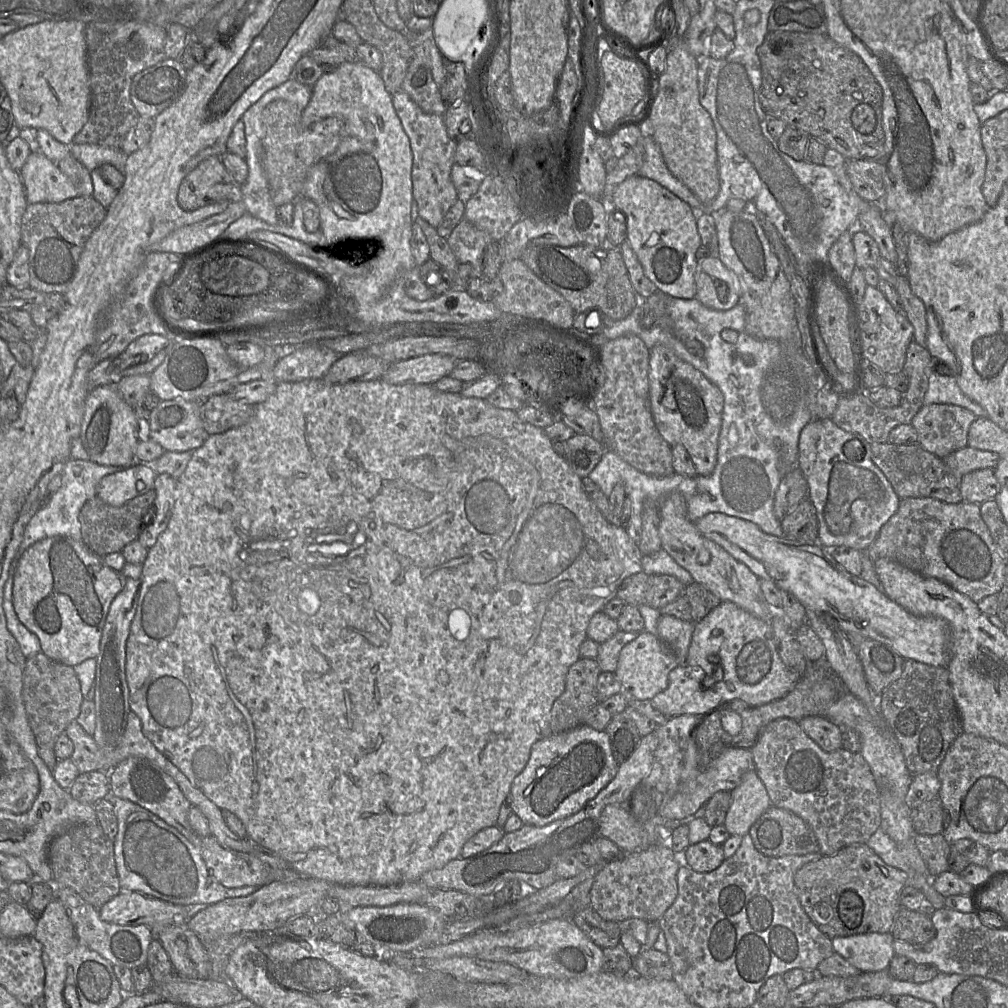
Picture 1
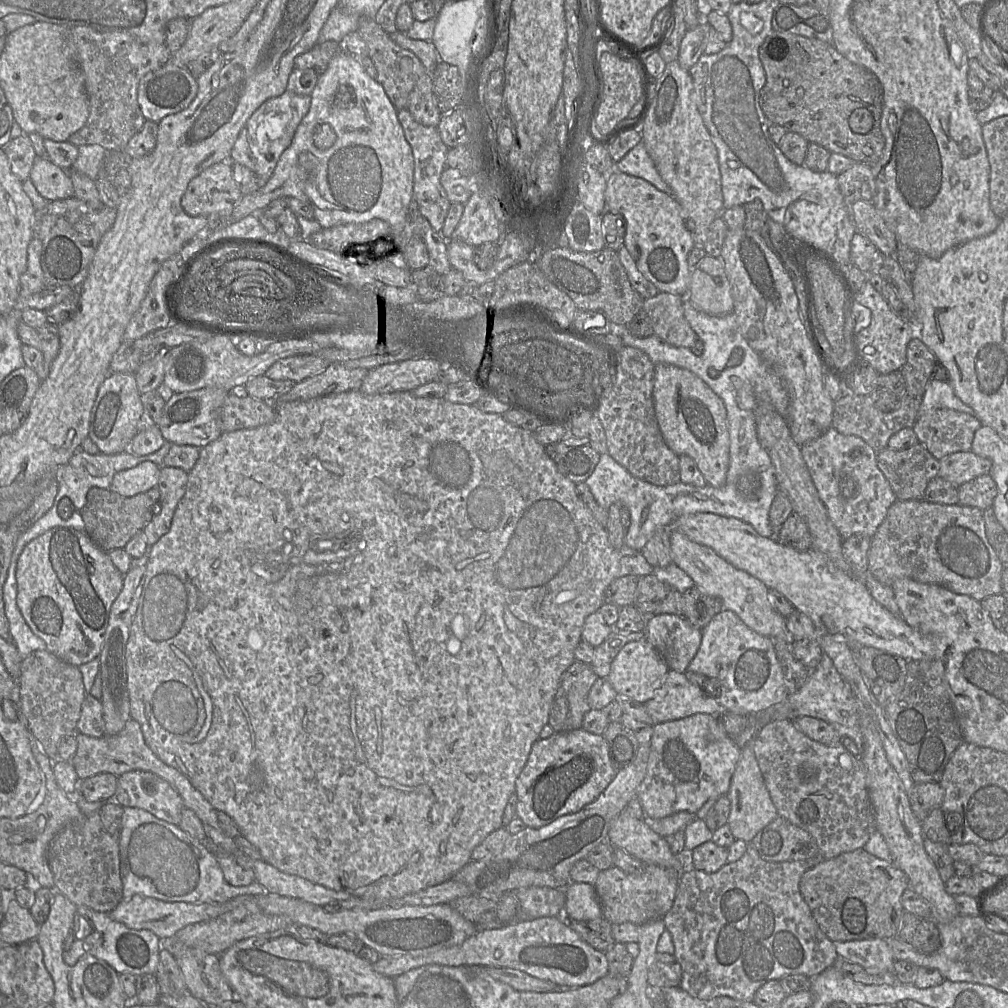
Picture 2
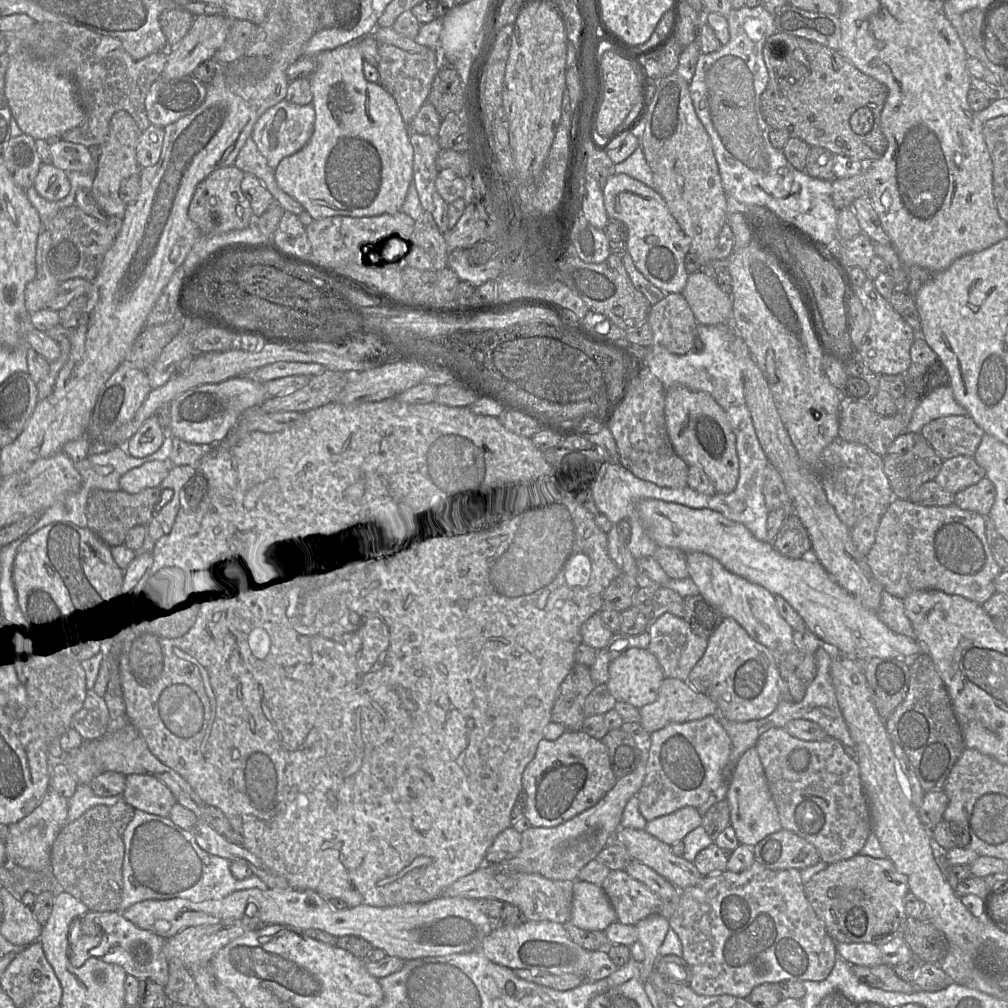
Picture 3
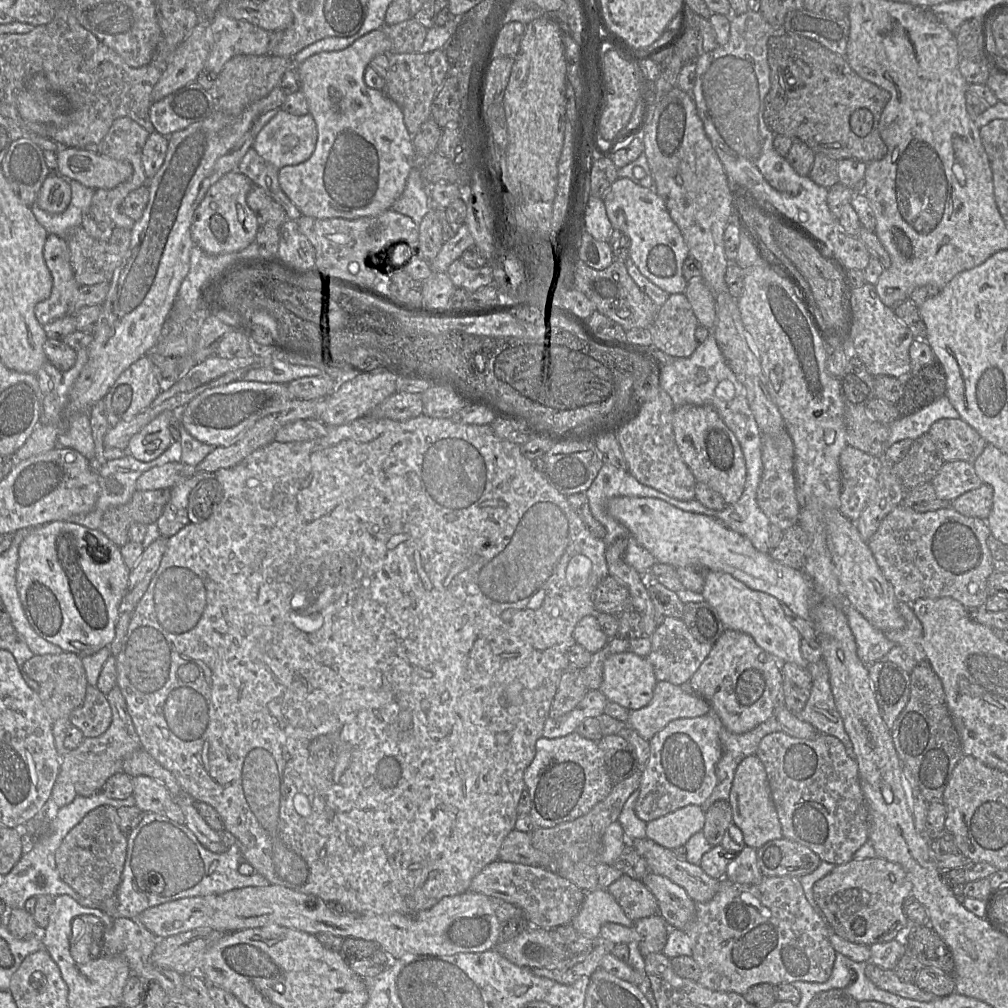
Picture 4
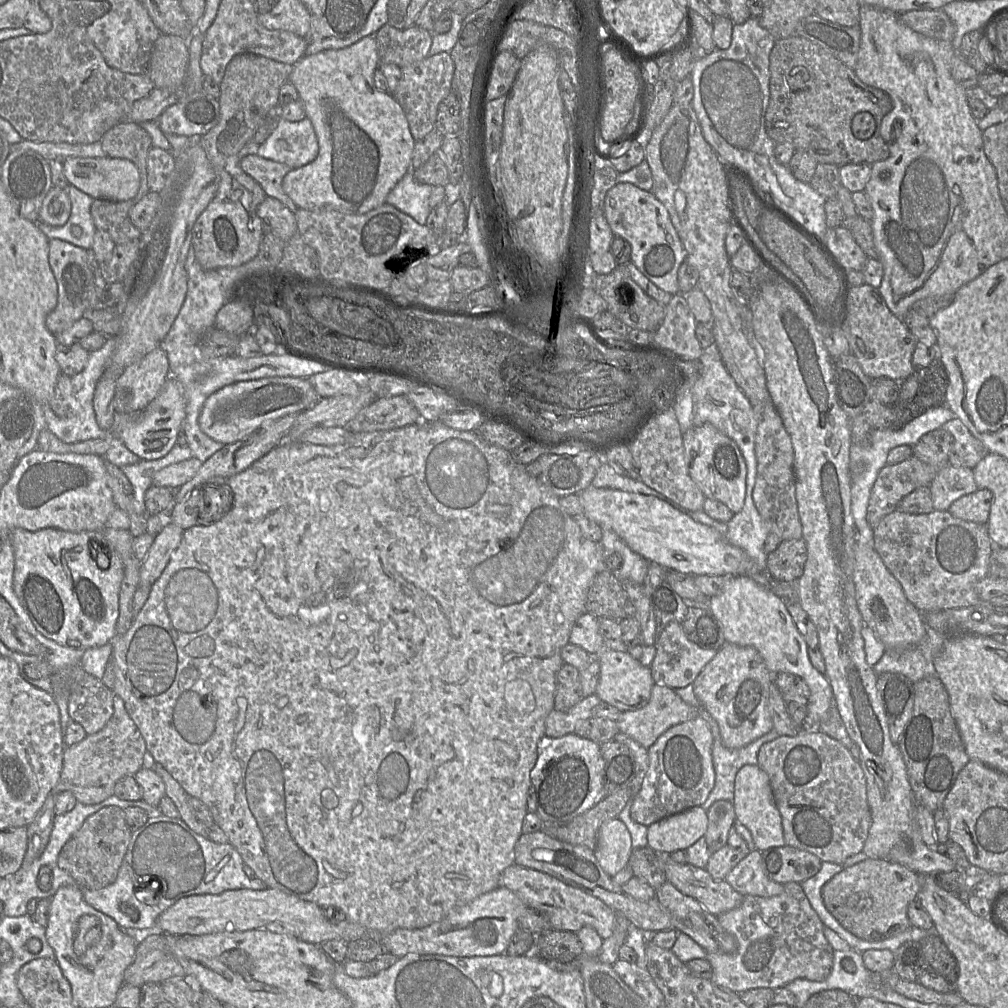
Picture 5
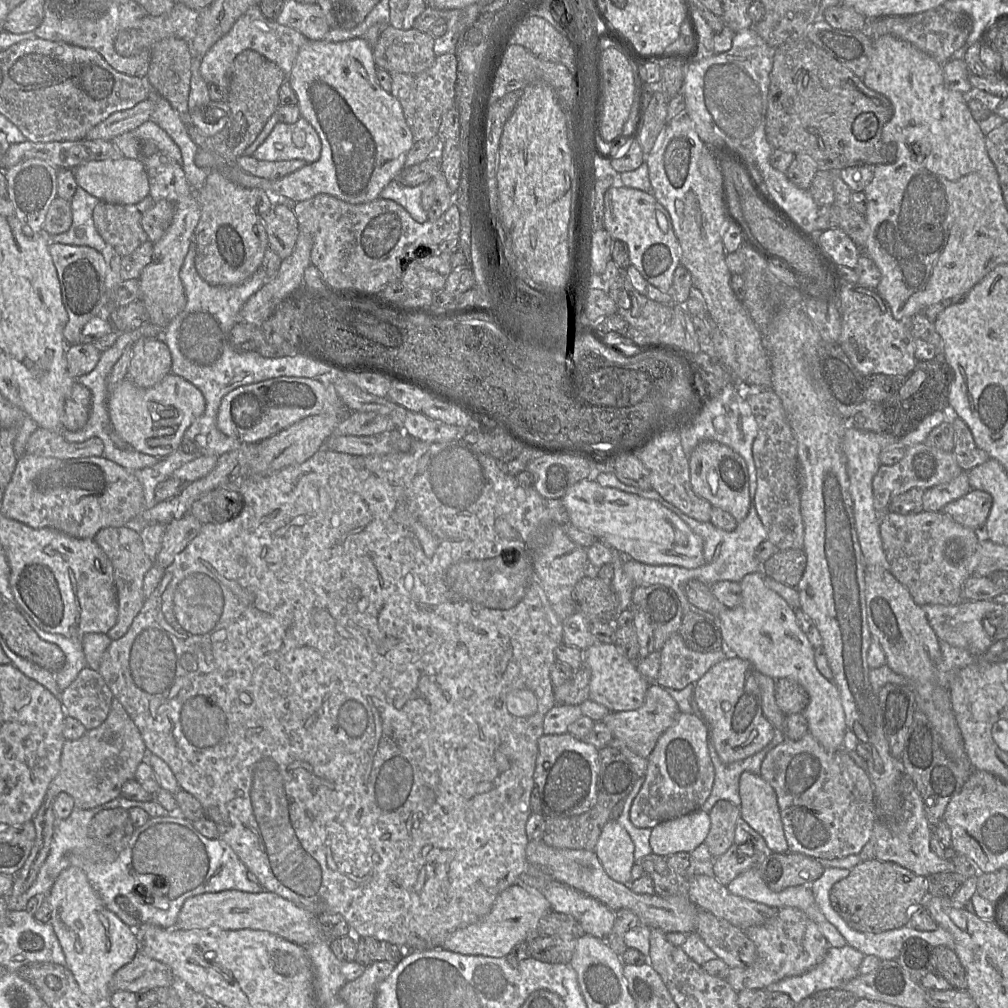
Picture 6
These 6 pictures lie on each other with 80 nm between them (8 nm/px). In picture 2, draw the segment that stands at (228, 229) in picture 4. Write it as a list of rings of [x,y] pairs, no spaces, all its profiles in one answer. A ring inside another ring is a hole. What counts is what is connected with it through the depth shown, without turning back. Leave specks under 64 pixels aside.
[[[219,162],[189,182],[181,205],[191,216],[216,219],[229,217],[241,197],[242,192],[233,177],[232,162]]]

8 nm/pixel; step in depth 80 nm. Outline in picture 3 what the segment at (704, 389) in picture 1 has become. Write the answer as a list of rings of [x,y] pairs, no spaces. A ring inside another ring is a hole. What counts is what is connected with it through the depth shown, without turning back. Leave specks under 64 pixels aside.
[[[683,386],[666,389],[666,429],[675,453],[688,465],[704,471],[716,493],[731,493],[738,482],[739,461],[736,438],[726,413],[706,392],[692,391]]]

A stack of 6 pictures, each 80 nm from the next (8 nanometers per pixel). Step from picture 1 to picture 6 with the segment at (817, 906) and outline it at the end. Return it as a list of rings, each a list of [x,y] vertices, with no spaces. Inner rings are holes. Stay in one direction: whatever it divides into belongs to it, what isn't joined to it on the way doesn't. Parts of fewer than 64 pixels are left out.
[[[878,859],[862,860],[829,892],[831,907],[851,929],[873,934],[908,925],[911,910],[923,905],[928,897],[926,877]]]

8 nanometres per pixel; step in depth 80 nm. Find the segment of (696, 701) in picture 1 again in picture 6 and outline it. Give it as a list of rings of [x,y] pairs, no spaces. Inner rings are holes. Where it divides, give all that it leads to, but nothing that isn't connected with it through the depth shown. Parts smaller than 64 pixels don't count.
[[[656,683],[650,684],[643,705],[631,711],[610,712],[601,720],[614,738],[622,740],[635,754],[648,759],[659,737],[677,720],[680,710],[673,697]]]

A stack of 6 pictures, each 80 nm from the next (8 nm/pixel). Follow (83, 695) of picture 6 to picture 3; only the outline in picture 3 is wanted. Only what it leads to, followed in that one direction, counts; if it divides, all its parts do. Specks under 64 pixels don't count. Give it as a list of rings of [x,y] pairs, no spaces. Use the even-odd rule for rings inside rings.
[[[87,690],[82,708],[72,718],[73,727],[85,741],[96,740],[108,732],[109,711],[104,698]]]

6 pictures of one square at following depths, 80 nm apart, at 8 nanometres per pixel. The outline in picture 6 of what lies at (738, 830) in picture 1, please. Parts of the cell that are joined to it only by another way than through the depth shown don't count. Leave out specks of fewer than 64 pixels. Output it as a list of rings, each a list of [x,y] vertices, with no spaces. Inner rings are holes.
[[[745,771],[739,777],[739,796],[740,818],[762,836],[771,852],[788,852],[773,788],[760,775]]]

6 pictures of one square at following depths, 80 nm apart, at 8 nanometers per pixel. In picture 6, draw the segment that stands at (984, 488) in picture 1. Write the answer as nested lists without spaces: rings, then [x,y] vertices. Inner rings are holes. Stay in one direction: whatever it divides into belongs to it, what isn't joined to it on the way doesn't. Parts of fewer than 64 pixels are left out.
[[[971,489],[964,496],[948,503],[941,510],[965,527],[982,531],[993,504],[990,493]]]

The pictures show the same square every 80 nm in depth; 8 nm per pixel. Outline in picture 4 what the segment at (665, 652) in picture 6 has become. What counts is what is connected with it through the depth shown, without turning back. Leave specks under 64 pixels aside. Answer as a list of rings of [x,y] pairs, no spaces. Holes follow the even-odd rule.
[[[667,617],[656,627],[651,636],[651,651],[646,657],[652,665],[656,680],[681,686],[689,682],[701,663],[709,655],[713,645],[697,641],[682,619]]]

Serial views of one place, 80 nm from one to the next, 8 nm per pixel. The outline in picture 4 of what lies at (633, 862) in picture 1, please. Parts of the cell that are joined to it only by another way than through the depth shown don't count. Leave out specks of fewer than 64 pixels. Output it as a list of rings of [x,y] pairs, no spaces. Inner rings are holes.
[[[623,874],[606,889],[633,922],[658,913],[658,903],[641,880]]]

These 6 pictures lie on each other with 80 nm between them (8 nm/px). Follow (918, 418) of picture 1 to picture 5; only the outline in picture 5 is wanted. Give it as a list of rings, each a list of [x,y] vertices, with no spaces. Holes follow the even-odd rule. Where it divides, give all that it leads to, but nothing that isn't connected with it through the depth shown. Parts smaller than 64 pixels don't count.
[[[959,417],[947,421],[942,428],[953,437],[948,454],[950,465],[973,469],[989,453],[986,446],[971,433]]]

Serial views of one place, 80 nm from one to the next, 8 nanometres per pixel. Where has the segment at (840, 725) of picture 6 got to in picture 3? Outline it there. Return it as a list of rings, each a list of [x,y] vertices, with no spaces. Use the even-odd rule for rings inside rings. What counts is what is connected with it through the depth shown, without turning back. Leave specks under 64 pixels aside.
[[[702,552],[686,554],[689,577],[698,587],[700,594],[715,604],[724,617],[734,618],[758,643],[767,647],[778,658],[796,648],[793,628],[780,615],[775,596],[764,587],[728,571],[718,560]]]

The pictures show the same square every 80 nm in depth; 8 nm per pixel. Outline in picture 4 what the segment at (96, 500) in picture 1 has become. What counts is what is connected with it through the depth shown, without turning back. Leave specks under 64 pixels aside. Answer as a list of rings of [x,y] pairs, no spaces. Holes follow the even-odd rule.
[[[169,488],[136,491],[131,500],[109,508],[103,515],[99,530],[117,546],[129,541],[129,529],[134,523],[149,525],[156,522],[171,498]]]

